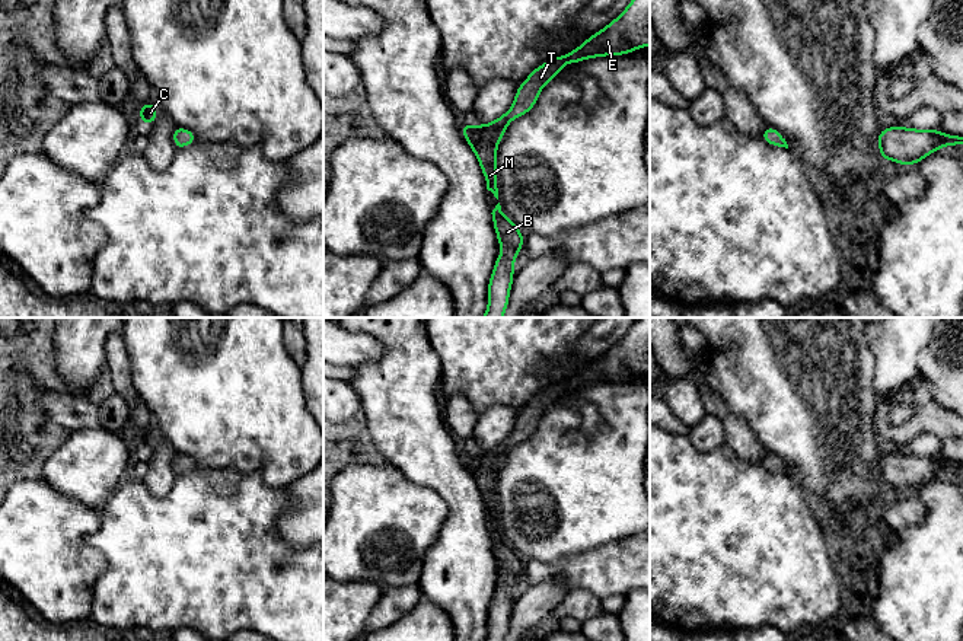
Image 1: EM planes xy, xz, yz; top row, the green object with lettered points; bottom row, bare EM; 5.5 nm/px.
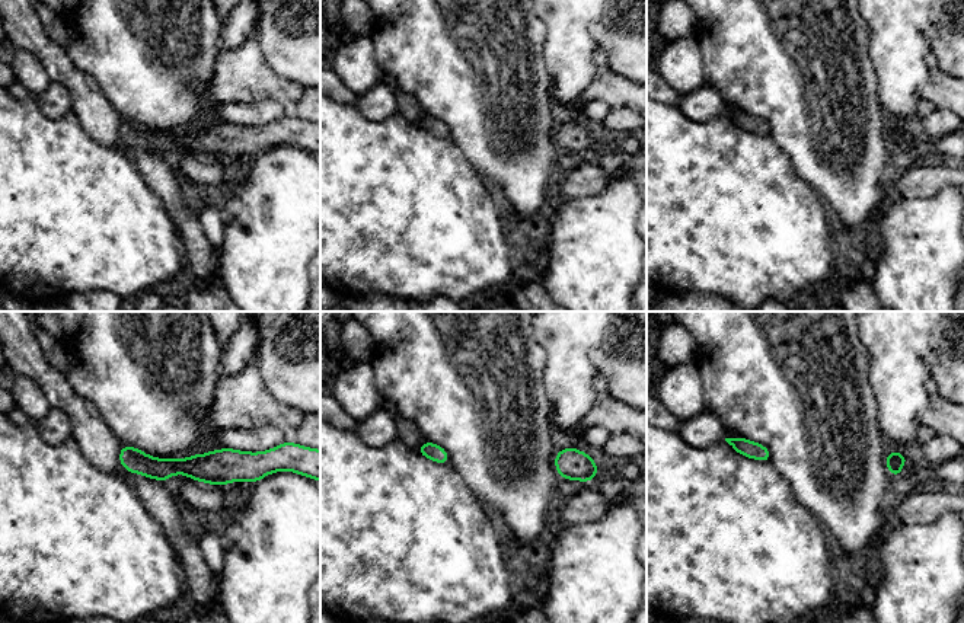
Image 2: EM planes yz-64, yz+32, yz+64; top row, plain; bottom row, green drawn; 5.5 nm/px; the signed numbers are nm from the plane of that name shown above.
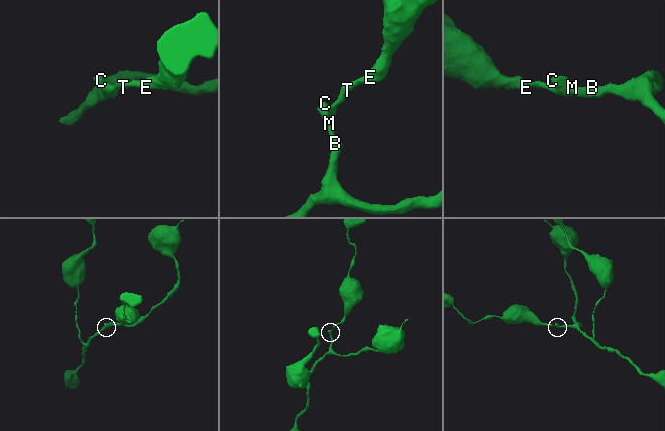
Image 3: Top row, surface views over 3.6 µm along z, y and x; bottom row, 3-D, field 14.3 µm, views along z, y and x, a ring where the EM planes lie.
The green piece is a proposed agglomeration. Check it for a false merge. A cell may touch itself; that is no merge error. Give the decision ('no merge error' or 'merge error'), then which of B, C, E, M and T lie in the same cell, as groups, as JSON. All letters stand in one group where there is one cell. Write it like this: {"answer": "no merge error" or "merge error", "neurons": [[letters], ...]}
{"answer": "no merge error", "neurons": [["B", "C", "E", "M", "T"]]}

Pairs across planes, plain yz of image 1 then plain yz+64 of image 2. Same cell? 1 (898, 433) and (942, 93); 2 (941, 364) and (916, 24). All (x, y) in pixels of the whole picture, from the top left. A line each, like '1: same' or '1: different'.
1: same
2: different

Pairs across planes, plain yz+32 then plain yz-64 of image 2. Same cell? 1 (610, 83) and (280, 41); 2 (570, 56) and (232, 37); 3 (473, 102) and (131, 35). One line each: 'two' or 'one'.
1: two
2: one
3: one

